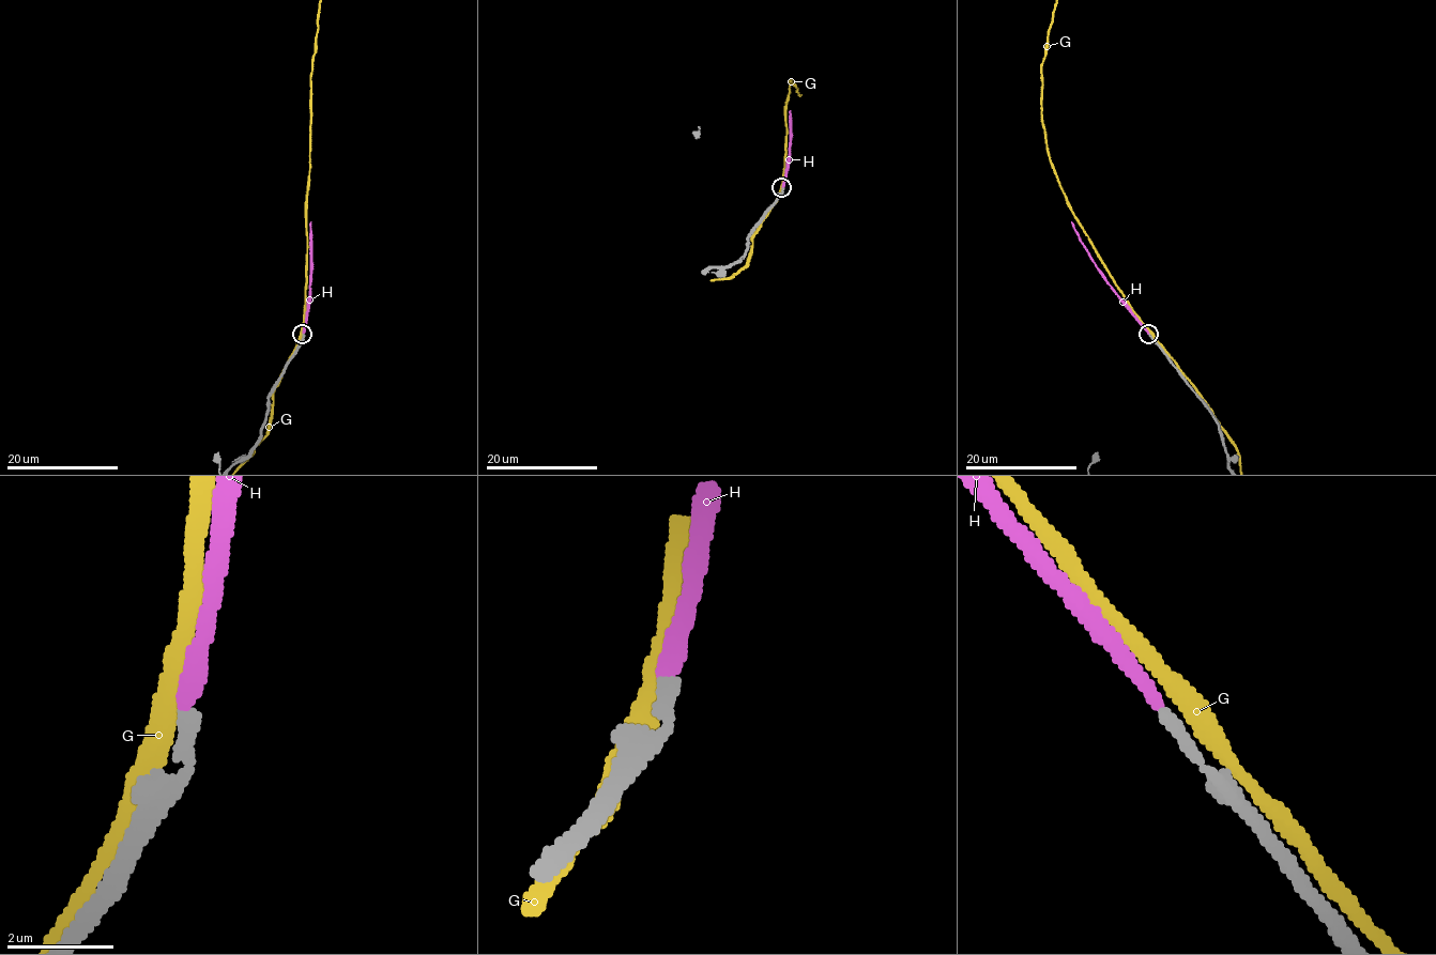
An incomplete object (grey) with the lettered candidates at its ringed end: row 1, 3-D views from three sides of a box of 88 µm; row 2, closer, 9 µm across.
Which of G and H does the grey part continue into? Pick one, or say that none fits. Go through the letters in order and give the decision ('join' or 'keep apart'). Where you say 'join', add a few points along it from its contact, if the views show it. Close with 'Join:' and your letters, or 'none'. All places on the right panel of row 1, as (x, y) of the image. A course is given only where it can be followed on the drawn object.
G: keep apart
H: join; course (1148, 334), (1097, 267), (1071, 220)
Join: H

